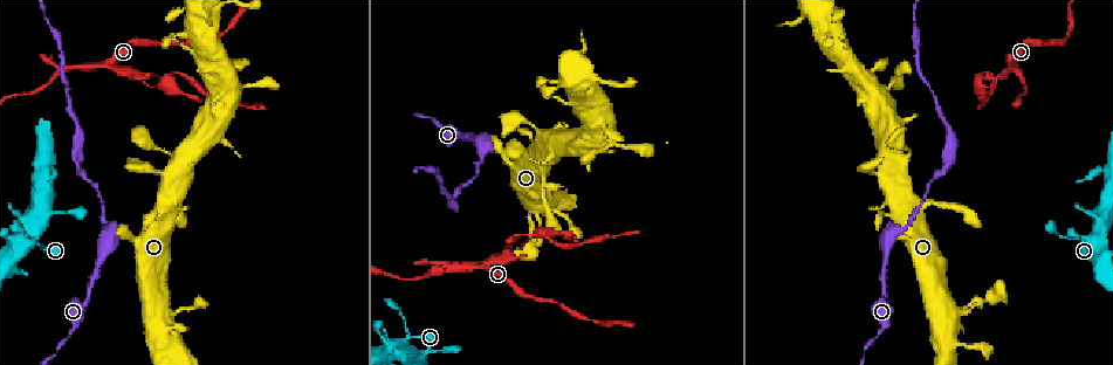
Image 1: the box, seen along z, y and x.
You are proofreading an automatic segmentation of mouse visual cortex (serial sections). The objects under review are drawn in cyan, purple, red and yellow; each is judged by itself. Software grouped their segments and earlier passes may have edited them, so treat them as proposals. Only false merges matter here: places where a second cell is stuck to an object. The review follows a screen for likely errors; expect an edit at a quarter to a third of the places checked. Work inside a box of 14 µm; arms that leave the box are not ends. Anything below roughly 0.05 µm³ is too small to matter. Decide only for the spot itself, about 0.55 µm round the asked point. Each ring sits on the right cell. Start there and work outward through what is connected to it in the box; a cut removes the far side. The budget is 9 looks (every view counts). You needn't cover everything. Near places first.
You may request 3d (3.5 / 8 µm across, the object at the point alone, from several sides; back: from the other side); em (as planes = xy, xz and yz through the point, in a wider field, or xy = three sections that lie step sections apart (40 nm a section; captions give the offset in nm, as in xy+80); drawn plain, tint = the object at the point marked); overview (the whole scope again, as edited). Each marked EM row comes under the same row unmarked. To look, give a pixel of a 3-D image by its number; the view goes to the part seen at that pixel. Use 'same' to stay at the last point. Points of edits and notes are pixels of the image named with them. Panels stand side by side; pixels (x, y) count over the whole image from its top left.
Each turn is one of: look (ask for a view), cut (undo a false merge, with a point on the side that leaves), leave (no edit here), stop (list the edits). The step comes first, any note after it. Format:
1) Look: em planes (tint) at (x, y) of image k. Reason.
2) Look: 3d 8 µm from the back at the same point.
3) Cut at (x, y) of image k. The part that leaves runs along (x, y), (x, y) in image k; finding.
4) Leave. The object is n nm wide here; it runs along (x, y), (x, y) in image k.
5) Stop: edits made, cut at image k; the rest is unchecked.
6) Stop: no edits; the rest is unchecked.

Look: 3d 3.5 µm at (25, 243) of image 1. Sudden change in width.

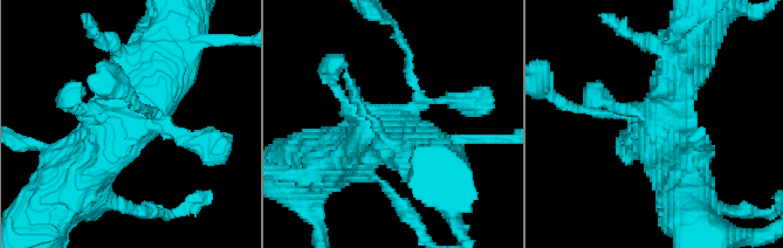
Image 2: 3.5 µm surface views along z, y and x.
Look: em planes (tint) at (398, 125) of image 2.

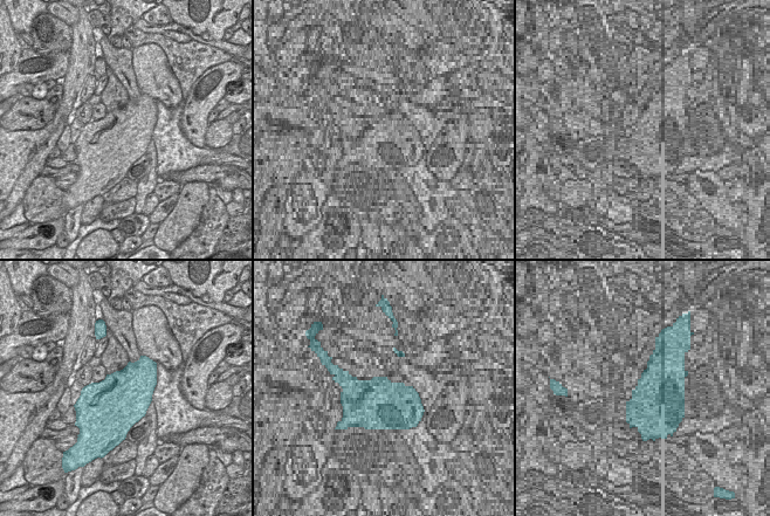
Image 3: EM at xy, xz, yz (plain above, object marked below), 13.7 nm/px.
Look: em xy step 2 (tint) at the same point.

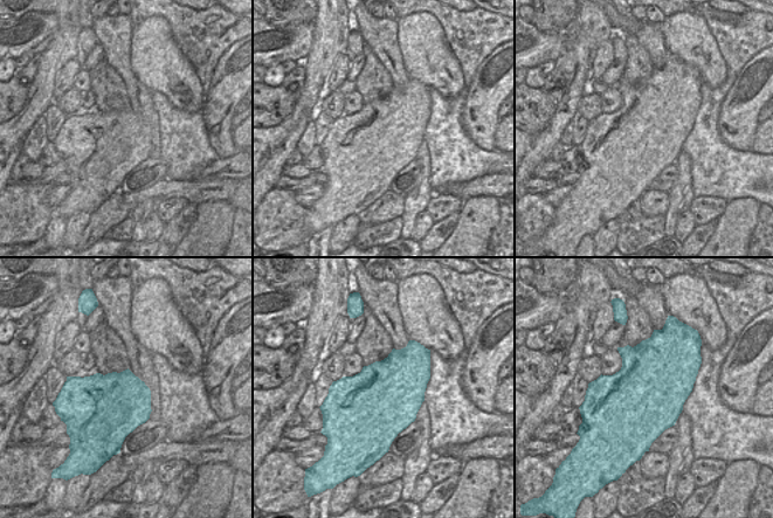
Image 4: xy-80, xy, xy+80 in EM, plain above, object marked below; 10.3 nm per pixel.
Leave. The object is 750 nm wide here; it runs along (632, 146), (684, 63) in image 2; one cell here.

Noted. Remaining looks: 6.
Look: 3d 3.5 µm at (443, 269) of image 1. A narrow waist.

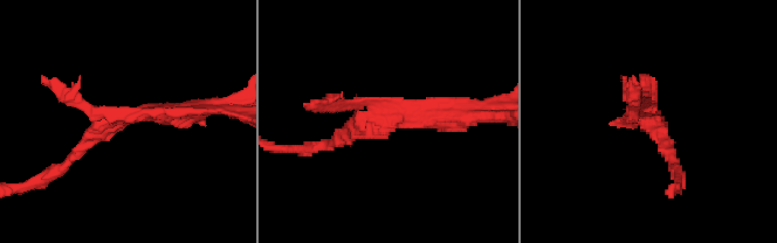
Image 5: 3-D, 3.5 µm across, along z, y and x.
Look: em xy step 1 (tint) at (393, 116) of image 5. Now the EM.

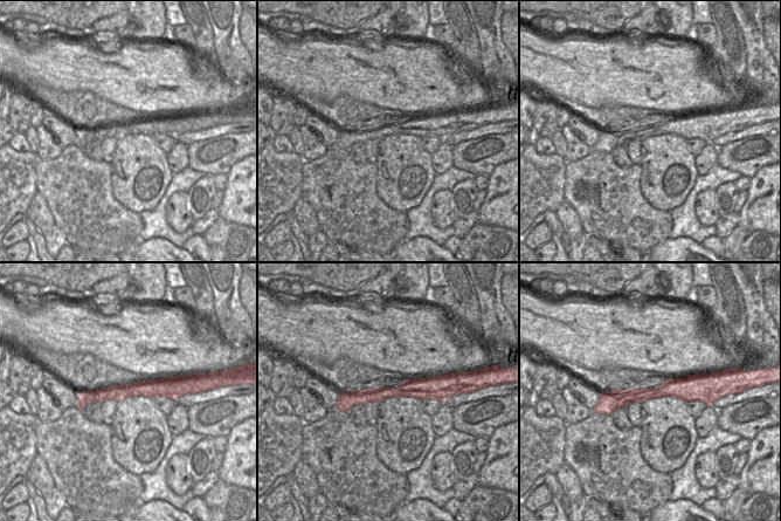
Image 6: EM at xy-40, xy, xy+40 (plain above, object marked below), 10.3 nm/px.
Cut at (76, 98) of image 5. A second cell is stuck on.

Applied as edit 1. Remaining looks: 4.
Look: 3d 8 µm at (167, 326) of image 1. Thin neck.

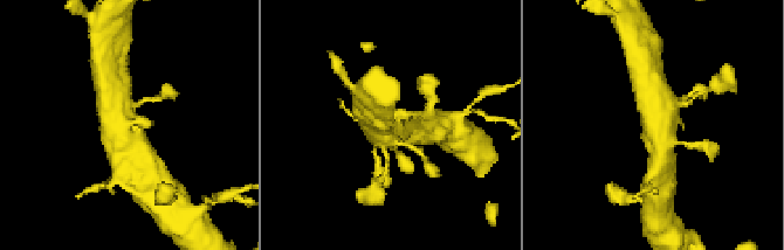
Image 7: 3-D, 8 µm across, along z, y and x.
Look: 3d 3.5 µm at (128, 123) of image 7.

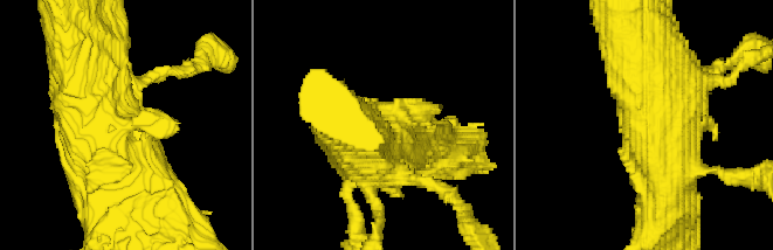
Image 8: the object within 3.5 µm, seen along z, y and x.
Look: em xy step 5 (tint) at (381, 111) of image 8.

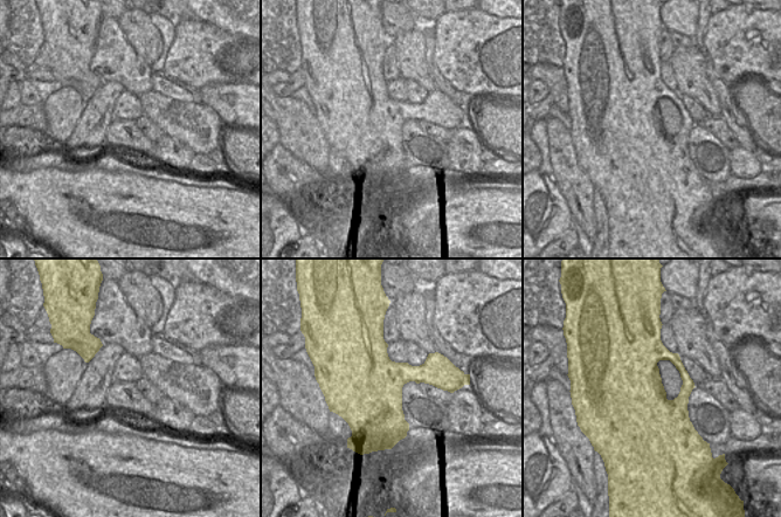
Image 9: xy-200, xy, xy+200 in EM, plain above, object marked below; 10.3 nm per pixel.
Leave. It runs along (97, 74), (101, 167), (159, 224) in image 8; all the same cell.

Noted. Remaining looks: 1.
Stop: edits made, cut at image 5; the rest is unchecked.

